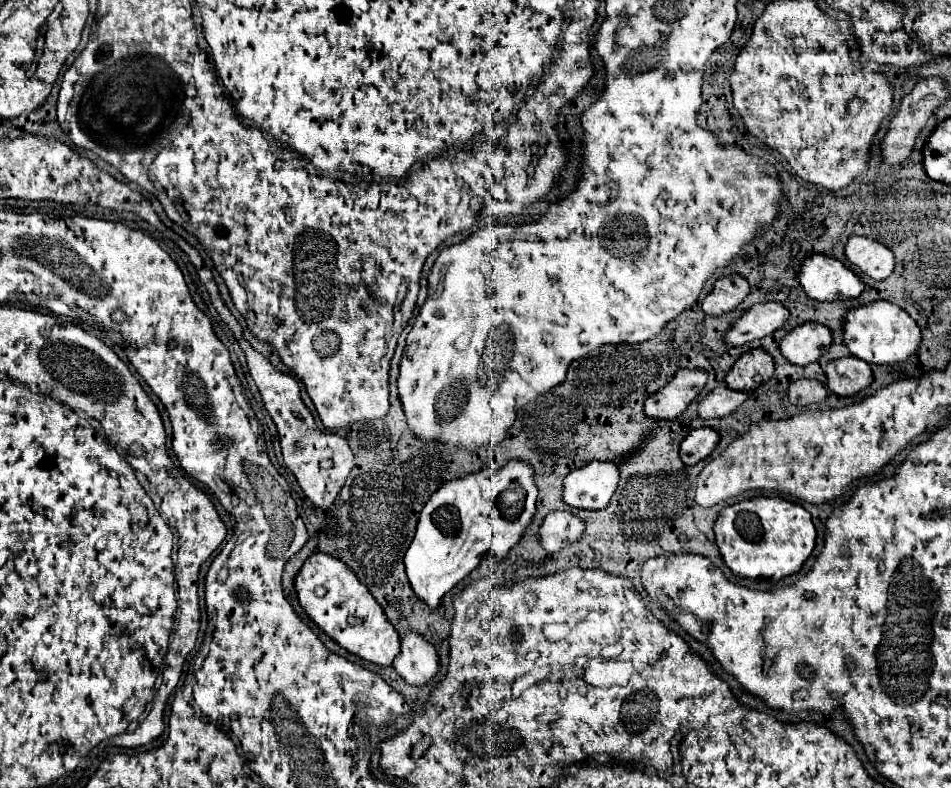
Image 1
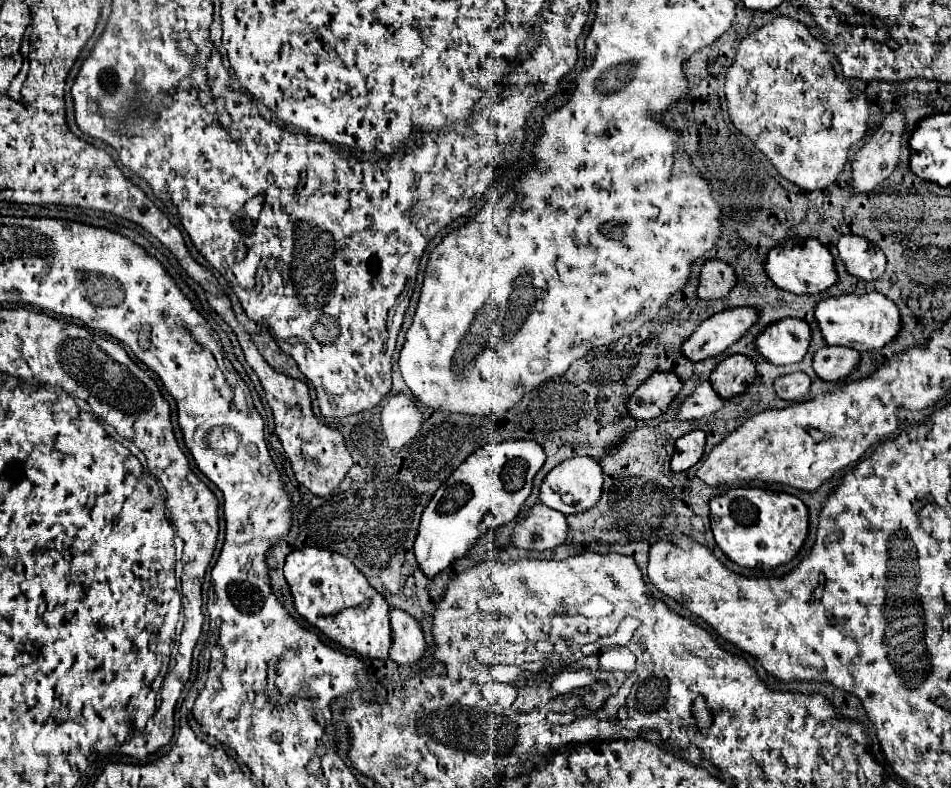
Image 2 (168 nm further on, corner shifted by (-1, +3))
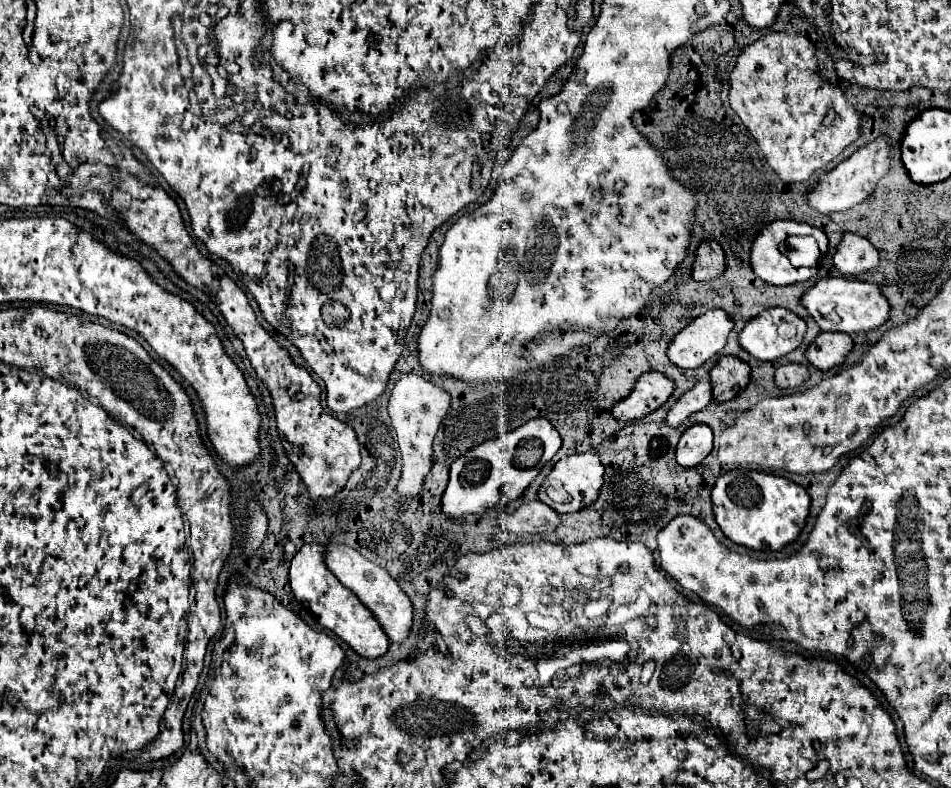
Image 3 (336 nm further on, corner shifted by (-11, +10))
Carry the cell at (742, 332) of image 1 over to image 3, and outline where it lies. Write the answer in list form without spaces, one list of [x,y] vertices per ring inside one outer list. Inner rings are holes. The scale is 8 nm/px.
[[[707,310],[685,326],[669,344],[669,360],[679,368],[699,368],[725,344],[735,322],[725,310]]]

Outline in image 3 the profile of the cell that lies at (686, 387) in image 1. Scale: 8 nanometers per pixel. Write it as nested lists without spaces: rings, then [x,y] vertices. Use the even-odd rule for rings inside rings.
[[[647,372],[643,374],[633,392],[627,396],[627,400],[621,400],[613,406],[613,416],[617,420],[635,420],[635,418],[643,418],[651,412],[655,412],[659,406],[663,406],[669,396],[673,394],[673,380],[669,380],[665,374],[661,372]]]

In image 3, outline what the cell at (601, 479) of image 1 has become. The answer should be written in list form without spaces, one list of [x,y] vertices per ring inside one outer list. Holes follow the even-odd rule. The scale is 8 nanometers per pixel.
[[[595,452],[571,454],[567,458],[561,458],[553,466],[553,470],[547,474],[547,478],[543,480],[543,484],[539,488],[539,500],[545,502],[547,506],[551,506],[553,510],[557,510],[559,514],[579,512],[597,500],[599,490],[603,486],[603,474],[605,474],[605,468],[601,464],[599,454],[595,454]]]

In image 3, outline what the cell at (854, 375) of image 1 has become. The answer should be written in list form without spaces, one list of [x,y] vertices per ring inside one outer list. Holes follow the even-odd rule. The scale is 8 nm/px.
[[[821,332],[807,350],[807,358],[819,370],[831,370],[845,362],[853,350],[853,338],[849,334]]]

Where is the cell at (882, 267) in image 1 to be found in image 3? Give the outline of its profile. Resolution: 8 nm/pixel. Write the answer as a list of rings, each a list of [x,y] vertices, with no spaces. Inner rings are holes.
[[[847,232],[833,254],[833,264],[847,276],[859,276],[879,266],[879,250],[867,238]]]

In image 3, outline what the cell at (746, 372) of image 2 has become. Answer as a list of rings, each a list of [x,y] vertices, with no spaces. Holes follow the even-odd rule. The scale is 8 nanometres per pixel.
[[[721,356],[711,370],[713,400],[727,402],[733,400],[747,384],[751,376],[751,366],[737,356]]]

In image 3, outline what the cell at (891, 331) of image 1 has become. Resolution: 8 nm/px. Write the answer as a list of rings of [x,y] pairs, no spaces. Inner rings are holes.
[[[821,278],[801,300],[823,332],[871,332],[887,324],[891,312],[891,306],[877,284],[847,278]]]

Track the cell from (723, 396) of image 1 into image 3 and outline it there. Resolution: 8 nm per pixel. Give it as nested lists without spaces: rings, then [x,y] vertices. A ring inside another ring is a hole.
[[[701,380],[697,382],[689,392],[685,392],[677,404],[667,412],[665,422],[669,426],[679,426],[685,418],[689,418],[691,414],[703,410],[707,404],[713,402],[713,390],[711,390],[711,382],[709,380]]]

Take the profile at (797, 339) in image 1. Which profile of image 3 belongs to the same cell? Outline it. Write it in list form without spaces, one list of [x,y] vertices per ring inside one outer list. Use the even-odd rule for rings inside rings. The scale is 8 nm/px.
[[[769,308],[753,318],[739,334],[739,344],[759,360],[779,360],[801,346],[807,322],[787,308]],[[789,322],[797,328],[797,338],[787,340],[777,334],[779,324]]]

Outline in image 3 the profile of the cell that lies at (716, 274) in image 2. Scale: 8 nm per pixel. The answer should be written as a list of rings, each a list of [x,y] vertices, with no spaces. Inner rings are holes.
[[[703,242],[697,248],[697,258],[693,264],[693,280],[713,280],[725,272],[725,252],[717,242]]]

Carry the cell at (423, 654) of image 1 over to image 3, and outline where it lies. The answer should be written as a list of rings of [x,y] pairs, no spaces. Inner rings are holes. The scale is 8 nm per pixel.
[[[341,544],[327,546],[325,560],[327,560],[329,570],[339,578],[339,582],[343,586],[351,588],[359,596],[359,600],[363,600],[363,604],[369,606],[369,610],[377,616],[377,620],[385,628],[385,632],[387,632],[387,636],[389,636],[391,642],[401,644],[411,634],[411,626],[413,626],[413,604],[411,604],[409,596],[401,590],[401,586],[397,586],[397,582],[389,576],[389,572],[385,572],[381,566],[373,564],[371,560],[363,558],[353,548],[341,546]]]

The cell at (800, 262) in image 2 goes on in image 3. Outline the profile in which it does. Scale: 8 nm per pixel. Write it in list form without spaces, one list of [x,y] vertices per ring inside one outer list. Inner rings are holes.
[[[777,220],[777,222],[771,222],[767,224],[761,234],[757,236],[753,248],[751,248],[751,266],[755,270],[755,274],[765,280],[767,284],[775,284],[775,286],[787,286],[787,284],[799,284],[799,282],[807,282],[809,278],[815,278],[817,276],[817,268],[795,268],[791,266],[787,254],[783,254],[779,250],[779,244],[785,242],[789,236],[807,236],[811,234],[817,242],[819,242],[819,250],[821,254],[825,256],[827,254],[827,248],[829,248],[829,240],[827,240],[827,234],[815,226],[809,226],[809,224],[797,224],[793,220]]]

